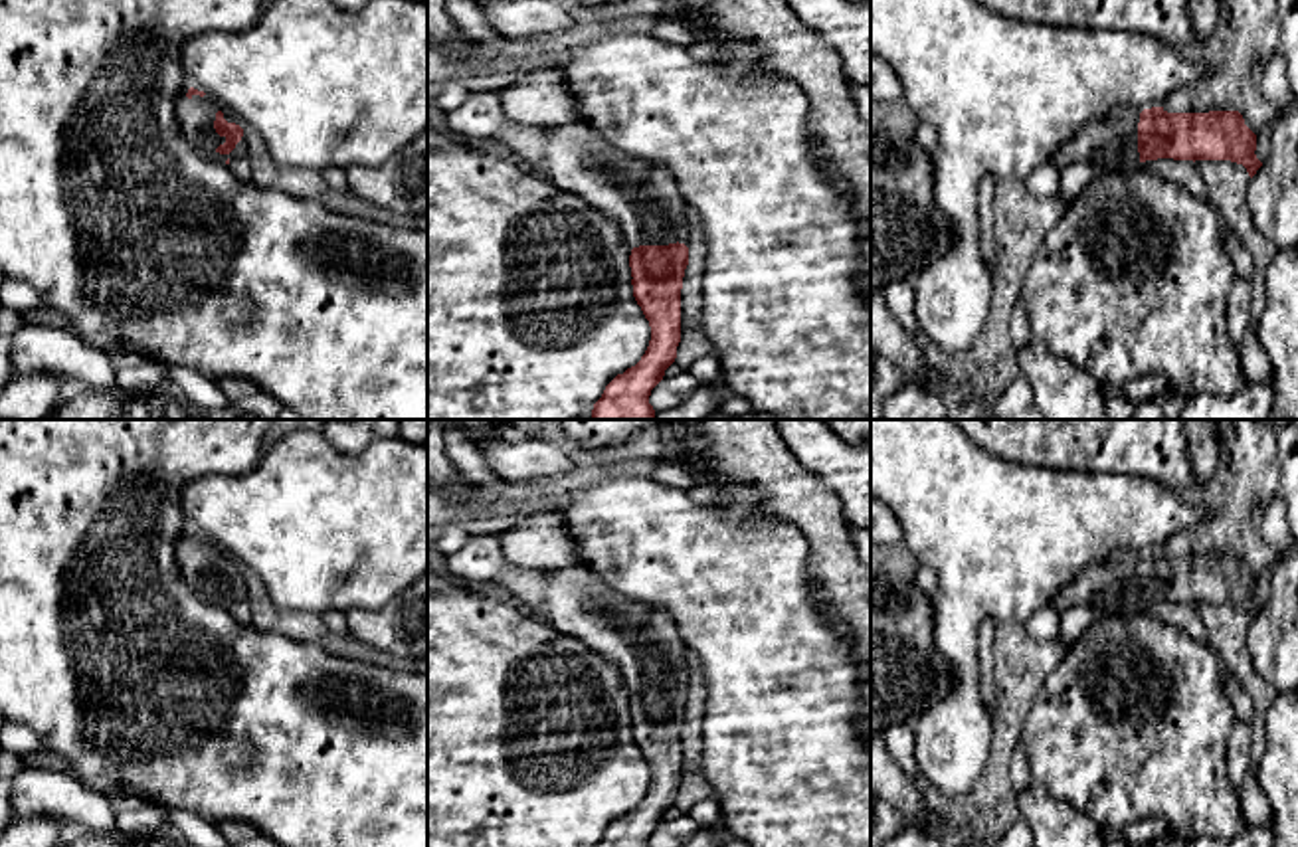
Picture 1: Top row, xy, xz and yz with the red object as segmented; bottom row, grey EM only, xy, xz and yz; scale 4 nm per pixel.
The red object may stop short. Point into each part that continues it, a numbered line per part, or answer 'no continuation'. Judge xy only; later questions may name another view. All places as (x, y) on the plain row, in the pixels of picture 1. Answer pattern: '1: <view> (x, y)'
1: xy (196, 559)

